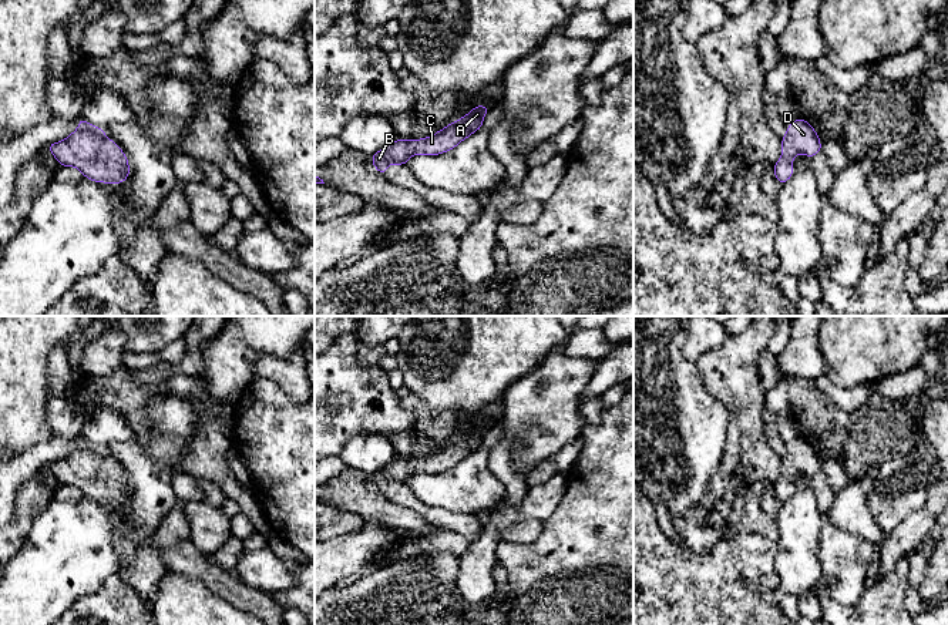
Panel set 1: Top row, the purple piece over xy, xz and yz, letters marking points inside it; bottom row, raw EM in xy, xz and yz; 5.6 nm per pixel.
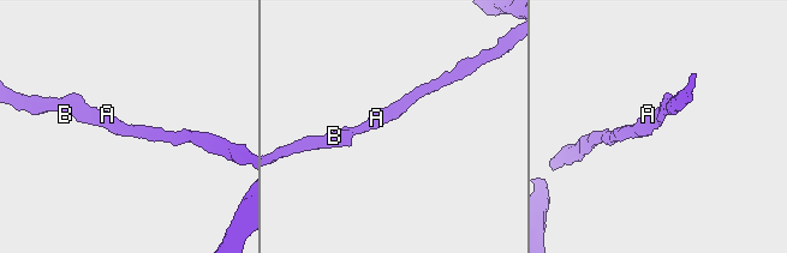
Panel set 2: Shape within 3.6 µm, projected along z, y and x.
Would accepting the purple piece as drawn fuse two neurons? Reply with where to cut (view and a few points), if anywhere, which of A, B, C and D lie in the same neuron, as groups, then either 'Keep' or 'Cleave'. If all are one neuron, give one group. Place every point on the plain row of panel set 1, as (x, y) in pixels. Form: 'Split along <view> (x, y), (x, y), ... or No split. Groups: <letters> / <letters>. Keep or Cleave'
No split. Groups: A B C D. Keep

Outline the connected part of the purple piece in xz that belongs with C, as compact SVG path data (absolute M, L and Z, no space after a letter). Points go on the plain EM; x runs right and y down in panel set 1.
M475 424L467 434L421 458L394 458L372 474L372 483L384 494L390 483L406 484L411 474L440 474L455 467L473 451L481 448L490 424Z

